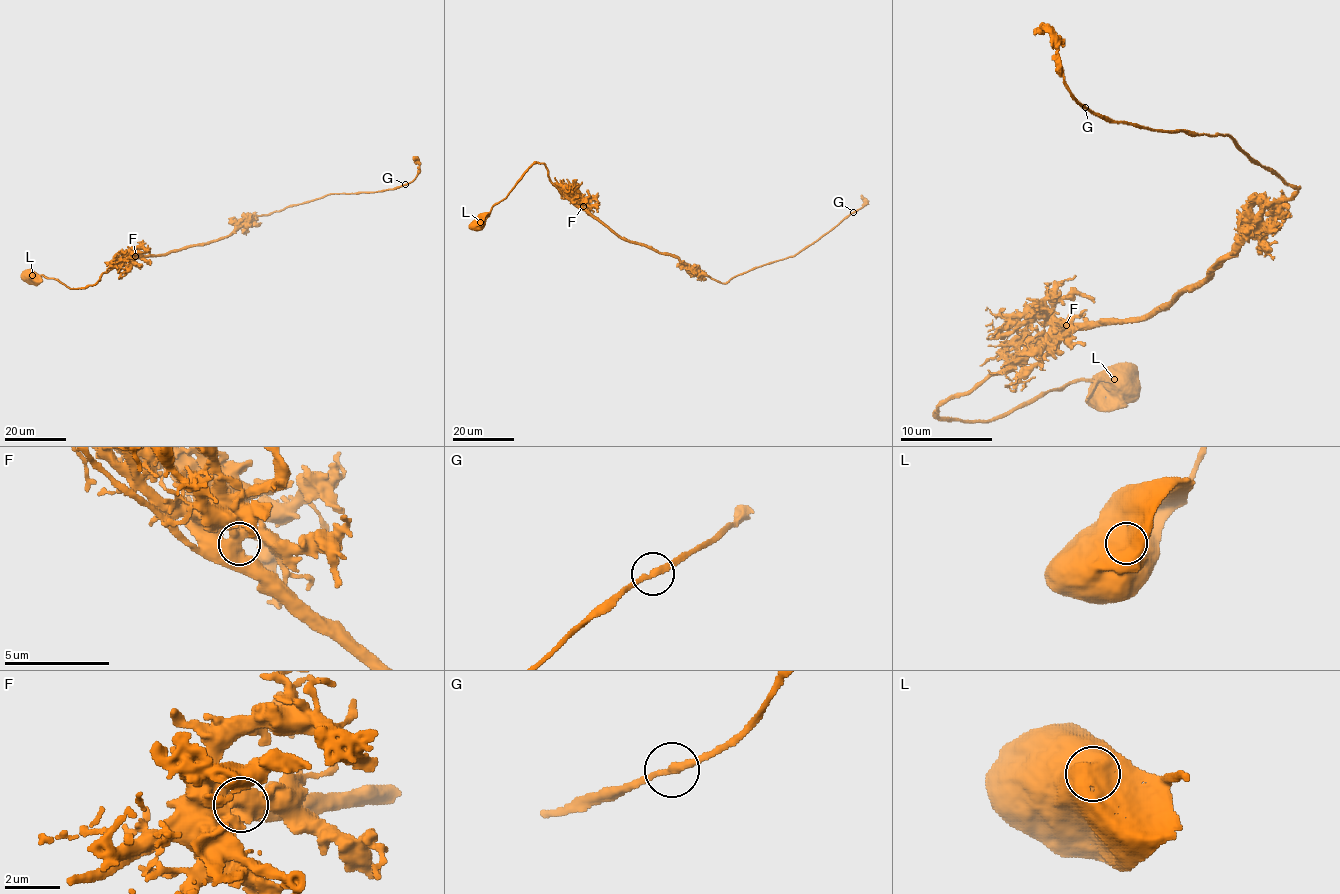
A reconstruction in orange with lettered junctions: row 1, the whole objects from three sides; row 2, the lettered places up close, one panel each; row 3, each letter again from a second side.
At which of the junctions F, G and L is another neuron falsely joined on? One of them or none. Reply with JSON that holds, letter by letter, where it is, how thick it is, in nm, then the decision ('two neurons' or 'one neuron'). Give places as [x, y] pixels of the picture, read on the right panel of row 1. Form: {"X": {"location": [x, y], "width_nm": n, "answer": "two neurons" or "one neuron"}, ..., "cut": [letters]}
{"F": {"location": [1066, 325], "width_nm": 650, "answer": "one neuron"}, "G": {"location": [1085, 107], "width_nm": 260, "answer": "one neuron"}, "L": {"location": [1114, 379], "width_nm": 1450, "answer": "one neuron"}, "cut": []}

